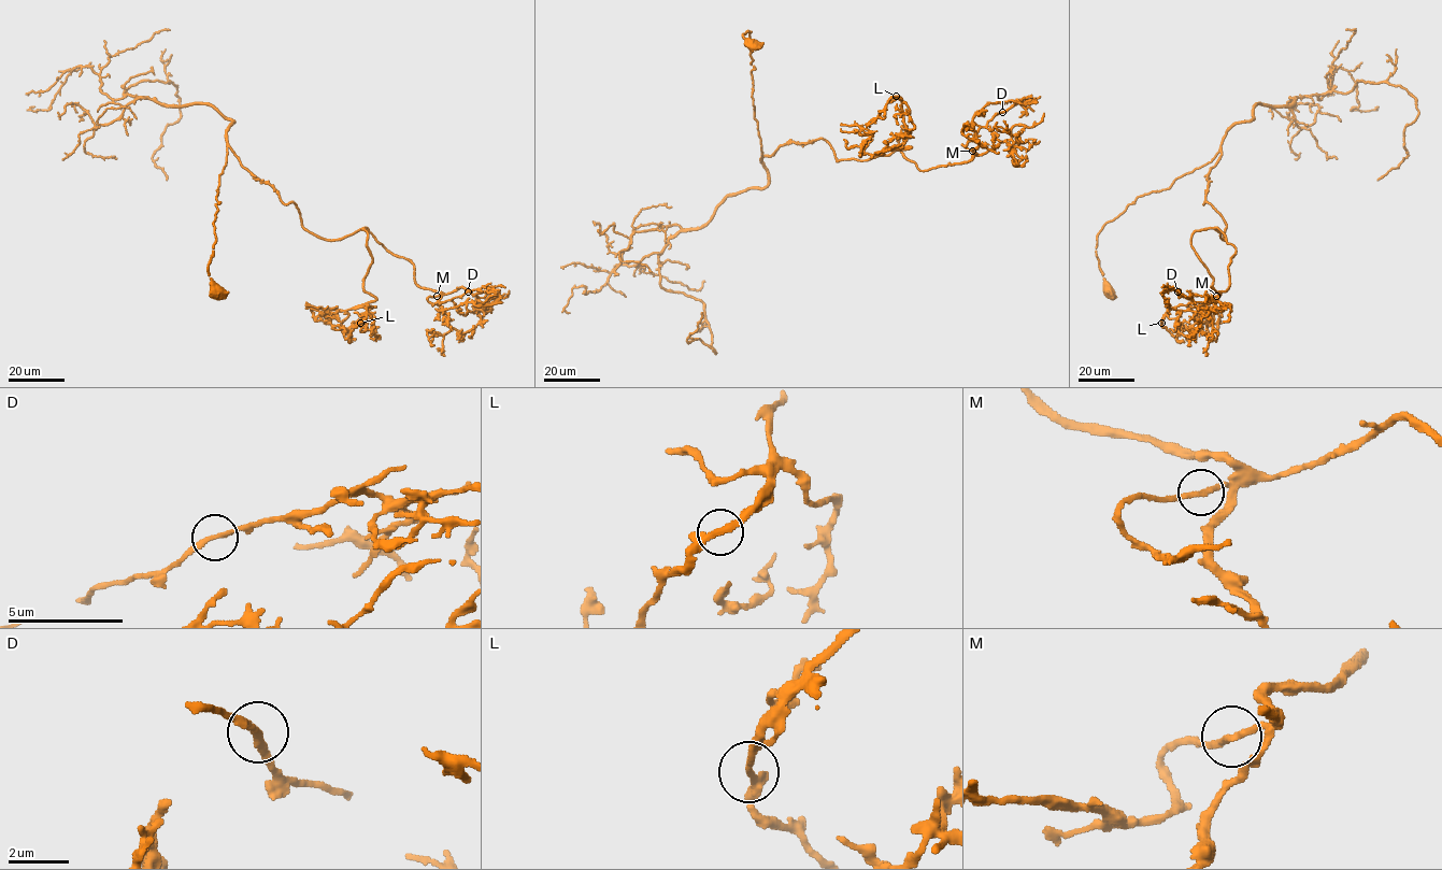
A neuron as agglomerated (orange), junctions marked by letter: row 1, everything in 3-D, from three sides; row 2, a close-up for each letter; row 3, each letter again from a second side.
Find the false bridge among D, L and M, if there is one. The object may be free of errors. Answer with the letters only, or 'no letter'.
no letter

